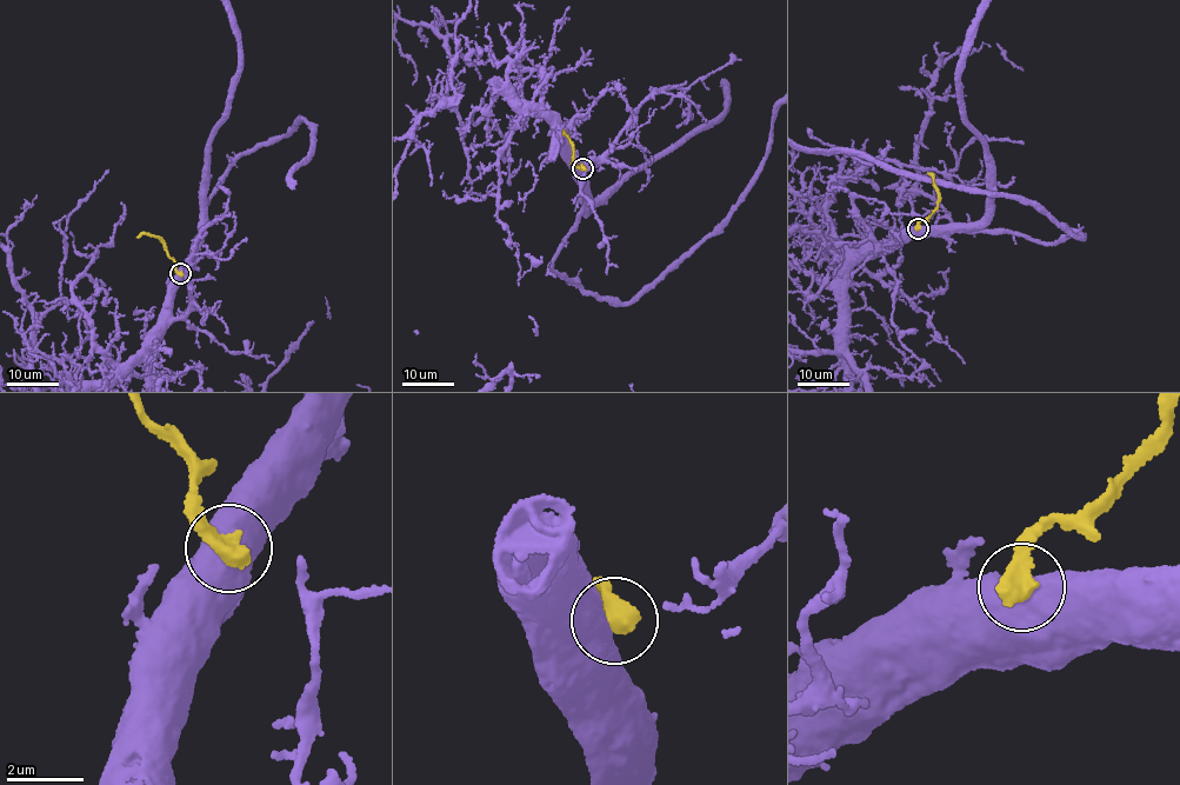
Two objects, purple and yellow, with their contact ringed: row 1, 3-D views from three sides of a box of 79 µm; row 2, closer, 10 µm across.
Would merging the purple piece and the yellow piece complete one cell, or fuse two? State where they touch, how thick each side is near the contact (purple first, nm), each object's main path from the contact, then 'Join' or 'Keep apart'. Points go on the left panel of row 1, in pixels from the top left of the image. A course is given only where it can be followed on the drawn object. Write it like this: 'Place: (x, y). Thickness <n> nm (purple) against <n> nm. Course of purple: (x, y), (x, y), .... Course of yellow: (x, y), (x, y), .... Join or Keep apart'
Place: (180, 273). Thickness 750 nm (purple) against 550 nm. Course of yellow: (180, 273), (164, 241), (145, 234), (137, 238). Keep apart

